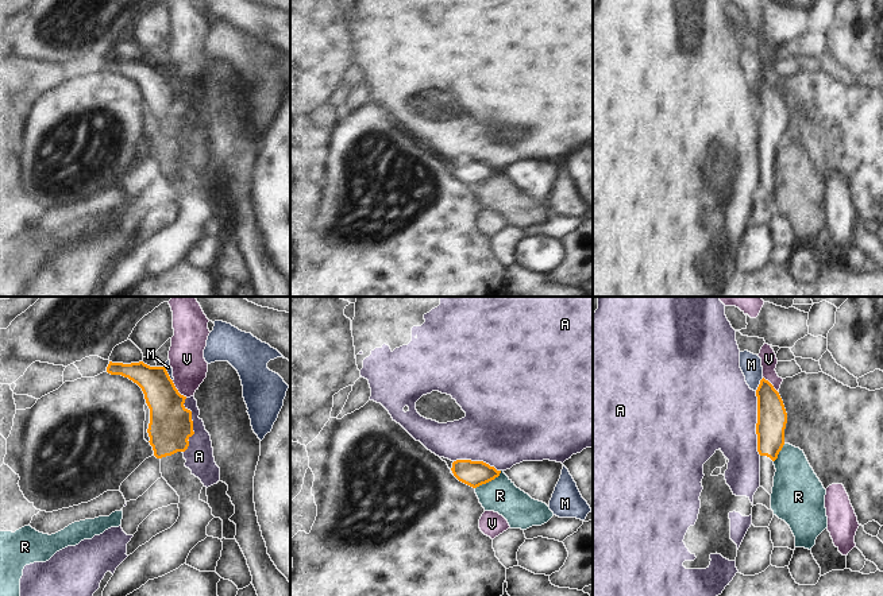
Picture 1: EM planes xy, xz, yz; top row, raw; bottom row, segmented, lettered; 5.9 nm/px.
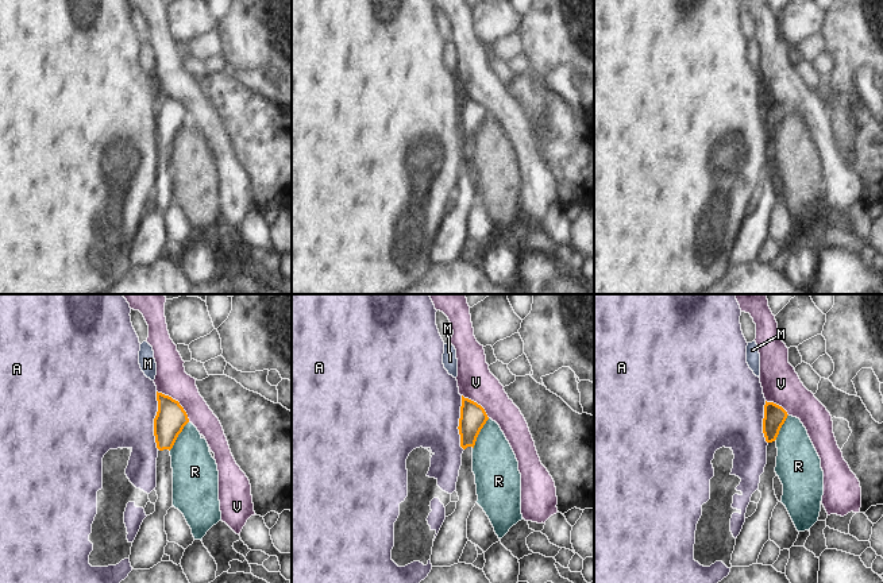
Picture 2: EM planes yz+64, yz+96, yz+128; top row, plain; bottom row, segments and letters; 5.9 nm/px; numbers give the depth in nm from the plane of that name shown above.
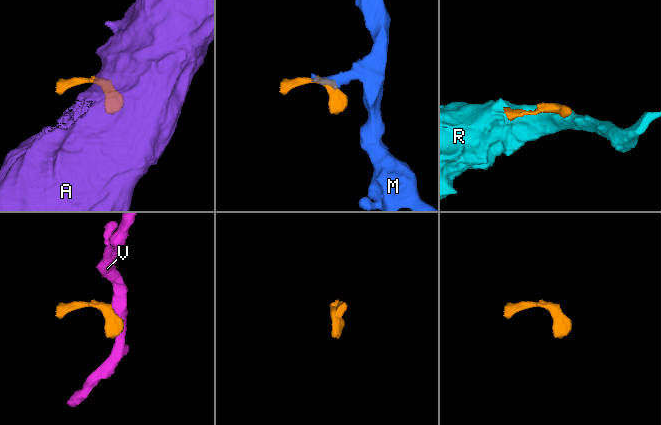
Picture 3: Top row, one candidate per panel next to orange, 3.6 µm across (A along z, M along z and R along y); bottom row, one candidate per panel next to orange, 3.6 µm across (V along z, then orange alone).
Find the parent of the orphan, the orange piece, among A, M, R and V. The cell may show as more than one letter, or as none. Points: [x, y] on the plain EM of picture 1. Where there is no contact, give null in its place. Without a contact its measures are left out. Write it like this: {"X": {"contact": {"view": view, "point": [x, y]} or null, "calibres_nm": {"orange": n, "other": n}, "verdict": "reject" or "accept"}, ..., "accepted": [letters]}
{"A": {"contact": {"view": "yz", "point": [756, 122]}, "calibres_nm": {"orange": 180, "other": 460}, "verdict": "reject"}, "M": {"contact": {"view": "yz", "point": [759, 82]}, "calibres_nm": {"orange": 180, "other": 130}, "verdict": "reject"}, "R": {"contact": {"view": "xz", "point": [489, 178]}, "calibres_nm": {"orange": 160, "other": 200}, "verdict": "reject"}, "V": {"contact": {"view": "xy", "point": [177, 88]}, "calibres_nm": {"orange": 260, "other": 200}, "verdict": "reject"}, "accepted": []}

